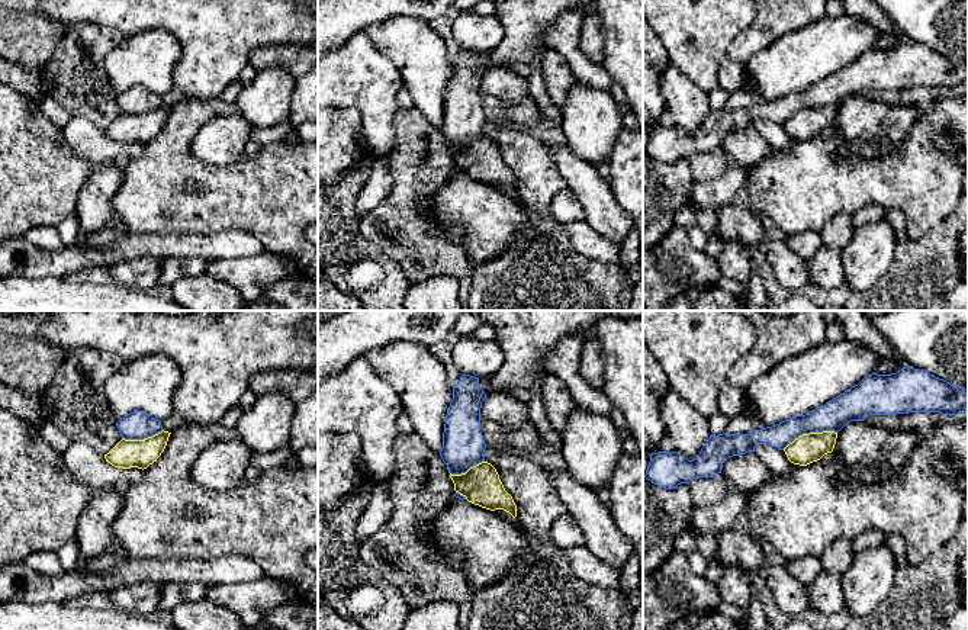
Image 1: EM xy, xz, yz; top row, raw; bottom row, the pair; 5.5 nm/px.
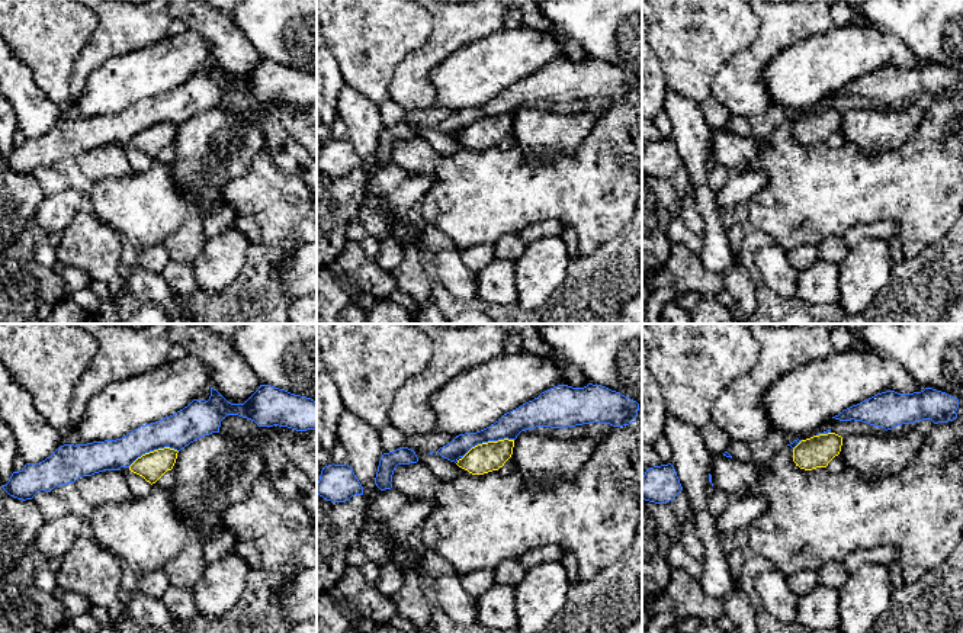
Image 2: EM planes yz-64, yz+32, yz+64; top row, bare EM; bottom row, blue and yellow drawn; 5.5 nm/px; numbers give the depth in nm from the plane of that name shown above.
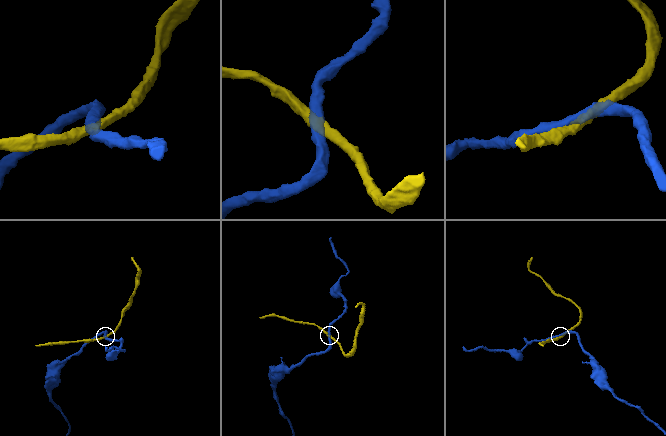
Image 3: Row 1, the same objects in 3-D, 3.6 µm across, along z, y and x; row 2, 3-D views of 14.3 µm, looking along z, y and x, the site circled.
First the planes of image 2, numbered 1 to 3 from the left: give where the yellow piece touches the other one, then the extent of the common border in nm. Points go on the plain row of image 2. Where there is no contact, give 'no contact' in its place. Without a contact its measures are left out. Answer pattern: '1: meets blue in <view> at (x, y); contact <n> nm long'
1: meets blue in yz-64 at (153, 125); contact 300 nm long
2: meets blue in yz+32 at (487, 116); contact 300 nm long
3: meets blue in yz+64 at (822, 108); contact 80 nm long

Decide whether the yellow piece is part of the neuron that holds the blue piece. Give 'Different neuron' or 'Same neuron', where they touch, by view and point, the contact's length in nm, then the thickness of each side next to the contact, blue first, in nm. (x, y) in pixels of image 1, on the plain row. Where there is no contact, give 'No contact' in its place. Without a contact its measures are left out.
Different neuron. Touches blue at yz (809, 108). Shared border 320 nm. Thickness 170 nm (blue) against 160 nm

